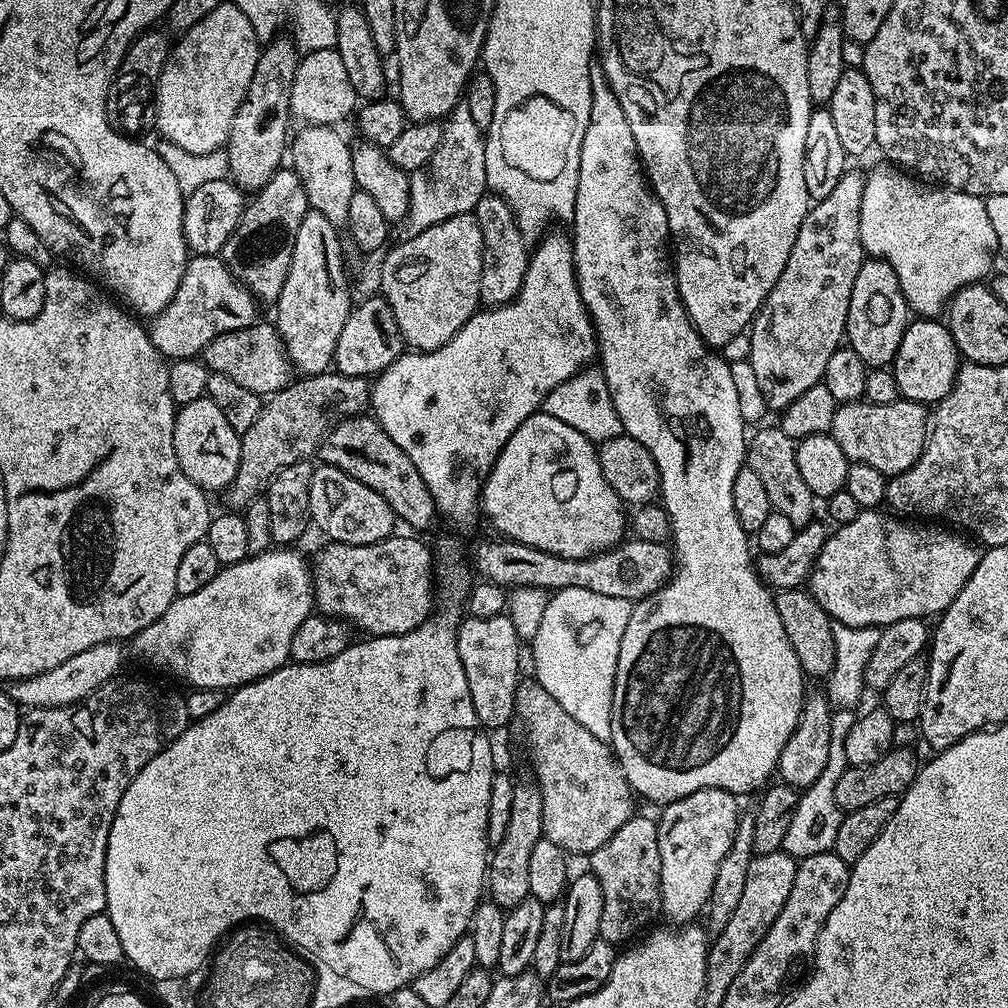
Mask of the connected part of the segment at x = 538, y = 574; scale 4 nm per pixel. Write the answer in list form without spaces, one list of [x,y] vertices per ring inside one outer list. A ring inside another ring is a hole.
[[[625,538],[604,552],[575,560],[543,552],[529,544],[519,544],[517,540],[495,539],[482,541],[473,550],[470,564],[477,573],[481,572],[479,575],[483,579],[508,590],[513,588],[555,590],[578,586],[582,590],[594,590],[594,594],[607,594],[610,598],[626,598],[635,602],[645,600],[650,594],[660,591],[674,571],[674,552],[667,543]]]

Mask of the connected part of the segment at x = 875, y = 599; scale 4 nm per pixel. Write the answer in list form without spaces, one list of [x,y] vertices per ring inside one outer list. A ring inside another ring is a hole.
[[[862,510],[854,522],[839,525],[824,543],[822,554],[818,554],[812,575],[806,581],[818,606],[822,606],[835,623],[881,629],[902,618],[929,618],[943,614],[954,598],[958,598],[962,586],[966,586],[970,574],[974,574],[978,566],[981,553],[976,552],[977,545],[967,544],[959,531],[928,522],[909,522],[892,514],[883,516],[882,513],[880,510]]]

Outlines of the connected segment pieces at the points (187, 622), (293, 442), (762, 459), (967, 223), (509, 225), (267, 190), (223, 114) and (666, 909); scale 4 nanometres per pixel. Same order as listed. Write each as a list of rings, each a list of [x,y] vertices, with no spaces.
[[[276,546],[267,552],[257,552],[249,555],[248,559],[237,564],[221,567],[219,574],[214,578],[210,578],[210,582],[206,582],[206,586],[202,586],[202,590],[194,590],[194,594],[177,596],[172,601],[172,605],[166,610],[166,614],[162,614],[154,622],[150,622],[150,626],[146,626],[137,636],[132,637],[130,647],[146,663],[153,664],[154,667],[161,668],[162,671],[169,672],[170,675],[177,676],[180,680],[185,680],[188,686],[192,688],[235,690],[241,684],[248,684],[252,680],[259,680],[261,676],[268,676],[274,670],[284,667],[290,660],[290,640],[294,638],[294,630],[298,630],[298,626],[302,626],[302,622],[306,622],[306,618],[313,615],[314,612],[312,569],[309,561],[304,561],[298,553],[292,551],[296,550],[288,546]]]
[[[335,370],[320,372],[317,376],[301,375],[282,390],[267,397],[260,405],[260,413],[254,426],[250,426],[250,430],[243,432],[240,437],[240,465],[234,482],[230,482],[230,486],[226,489],[227,507],[232,510],[247,508],[248,503],[257,499],[267,489],[274,474],[278,474],[282,466],[294,466],[294,462],[315,457],[320,451],[320,443],[328,435],[328,429],[334,420],[332,415],[335,412],[340,412],[344,408],[347,417],[355,416],[363,413],[369,404],[369,381],[362,376],[343,376],[341,372]]]
[[[779,426],[760,428],[753,436],[751,433],[750,443],[746,448],[746,464],[754,470],[754,474],[758,474],[762,487],[766,489],[768,501],[772,504],[772,511],[786,514],[786,518],[790,518],[790,522],[794,522],[799,530],[813,523],[812,511],[818,500],[813,496],[810,486],[806,486],[802,474],[798,474],[796,446],[797,441],[790,439]]]
[[[883,163],[864,177],[860,211],[862,246],[869,257],[885,260],[887,264],[894,266],[902,294],[909,309],[917,317],[939,317],[953,294],[971,284],[981,283],[993,271],[992,263],[998,257],[1000,247],[994,234],[994,225],[990,222],[990,214],[986,214],[986,206],[981,197],[921,182],[915,175],[891,163]]]
[[[484,195],[478,202],[474,214],[478,218],[478,226],[482,230],[482,242],[484,243],[480,299],[488,306],[508,304],[519,294],[522,282],[528,273],[529,241],[525,240],[524,235],[518,230],[518,222],[510,206],[501,196]]]
[[[291,166],[279,168],[270,178],[270,182],[266,182],[266,186],[259,188],[245,203],[244,216],[230,234],[222,259],[232,277],[243,284],[257,301],[264,303],[265,300],[268,306],[272,306],[282,294],[282,286],[286,286],[286,278],[290,270],[290,258],[294,258],[294,238],[298,238],[298,226],[302,226],[302,218],[306,218],[309,211],[306,186],[302,186],[302,178]]]
[[[225,2],[206,18],[198,21],[188,32],[183,33],[175,41],[168,61],[156,83],[154,101],[154,128],[164,135],[167,143],[178,146],[190,154],[210,154],[219,152],[230,138],[230,126],[238,114],[238,106],[242,106],[242,98],[246,98],[246,90],[250,86],[250,78],[254,78],[254,66],[260,61],[262,42],[254,34],[254,26],[250,26],[250,18],[242,14],[242,10],[234,2]]]
[[[707,788],[706,790],[698,790],[694,794],[690,794],[686,798],[678,798],[673,804],[663,805],[661,816],[658,816],[656,829],[658,830],[658,854],[662,854],[662,874],[660,875],[660,910],[666,917],[669,916],[671,923],[676,926],[684,926],[689,922],[697,919],[696,915],[703,913],[708,907],[708,899],[710,898],[710,890],[714,890],[714,877],[718,874],[718,866],[722,863],[722,858],[726,858],[726,850],[730,850],[730,842],[734,842],[734,830],[738,819],[738,811],[736,812],[737,797],[731,792],[722,790],[721,788]]]

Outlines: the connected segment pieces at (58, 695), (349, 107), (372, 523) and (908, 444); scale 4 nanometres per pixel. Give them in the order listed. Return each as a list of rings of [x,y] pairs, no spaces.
[[[102,642],[98,646],[90,646],[90,650],[82,650],[82,654],[74,654],[62,666],[54,666],[54,670],[46,670],[37,676],[31,676],[25,680],[14,680],[7,685],[6,690],[15,704],[21,709],[34,708],[61,708],[67,704],[76,704],[79,700],[85,700],[94,690],[117,675],[116,672],[124,664],[124,652],[119,643]]]
[[[335,48],[304,52],[299,57],[294,74],[294,86],[290,90],[290,113],[308,126],[336,126],[339,120],[353,115],[358,108],[358,97],[350,78],[342,67]]]
[[[321,463],[313,471],[310,482],[311,523],[333,543],[373,545],[393,535],[398,521],[386,498],[372,490],[344,470]]]
[[[861,398],[837,407],[830,434],[849,462],[866,462],[866,466],[874,466],[874,470],[891,478],[914,466],[924,449],[929,427],[930,412],[923,404],[901,398],[878,406]]]

